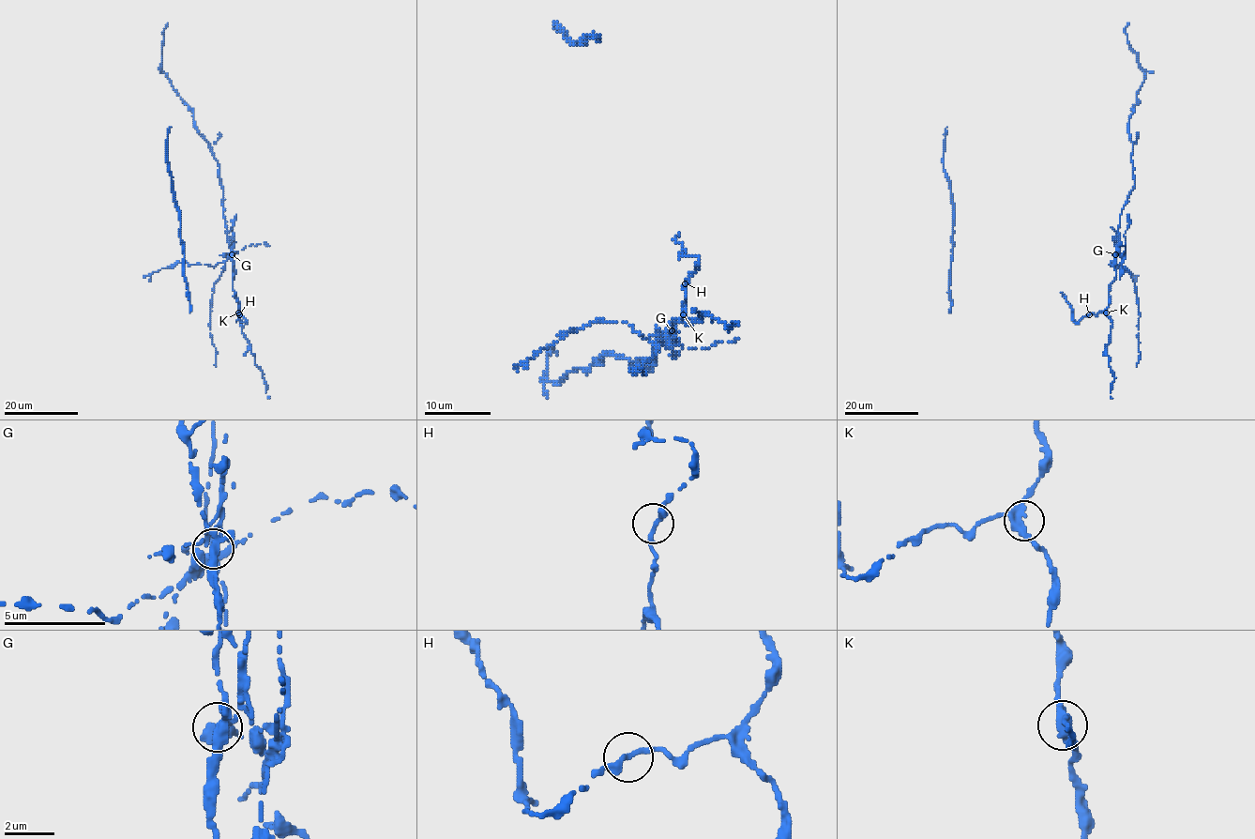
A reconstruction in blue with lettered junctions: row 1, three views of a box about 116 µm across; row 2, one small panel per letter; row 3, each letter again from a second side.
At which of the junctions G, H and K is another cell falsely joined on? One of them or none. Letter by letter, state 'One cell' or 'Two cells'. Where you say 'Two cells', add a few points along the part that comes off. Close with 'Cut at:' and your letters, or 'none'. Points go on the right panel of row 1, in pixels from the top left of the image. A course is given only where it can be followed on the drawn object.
G: Two cells. Course of the part to remove: (1115, 253), (1120, 252), (1122, 268), (1127, 270), (1135, 283), (1141, 353), (1136, 366)
H: One cell
K: One cell
Cut at: G

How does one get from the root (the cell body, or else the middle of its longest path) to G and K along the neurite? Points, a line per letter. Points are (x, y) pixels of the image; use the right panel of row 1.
G: (1089, 314), (1096, 314), (1109, 305), (1109, 285), (1115, 277), (1115, 253)
K: (1089, 314), (1106, 312)

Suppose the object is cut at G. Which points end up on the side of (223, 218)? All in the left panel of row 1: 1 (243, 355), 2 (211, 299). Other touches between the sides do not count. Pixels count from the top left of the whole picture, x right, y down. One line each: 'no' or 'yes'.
1: yes
2: no

